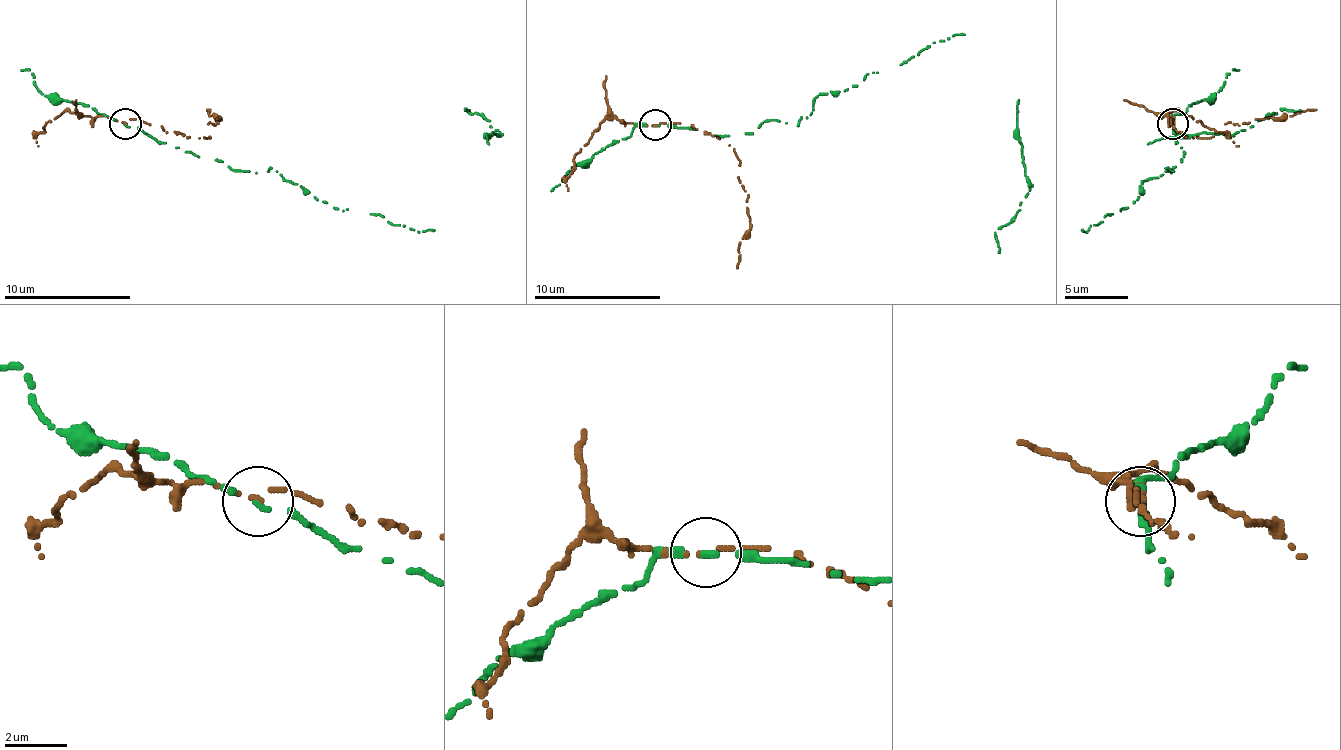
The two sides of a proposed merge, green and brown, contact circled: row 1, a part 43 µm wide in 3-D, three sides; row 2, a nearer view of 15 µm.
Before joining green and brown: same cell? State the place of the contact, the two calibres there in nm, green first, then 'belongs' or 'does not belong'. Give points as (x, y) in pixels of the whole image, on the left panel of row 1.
(125, 124) | 240/150 nm | does not belong

